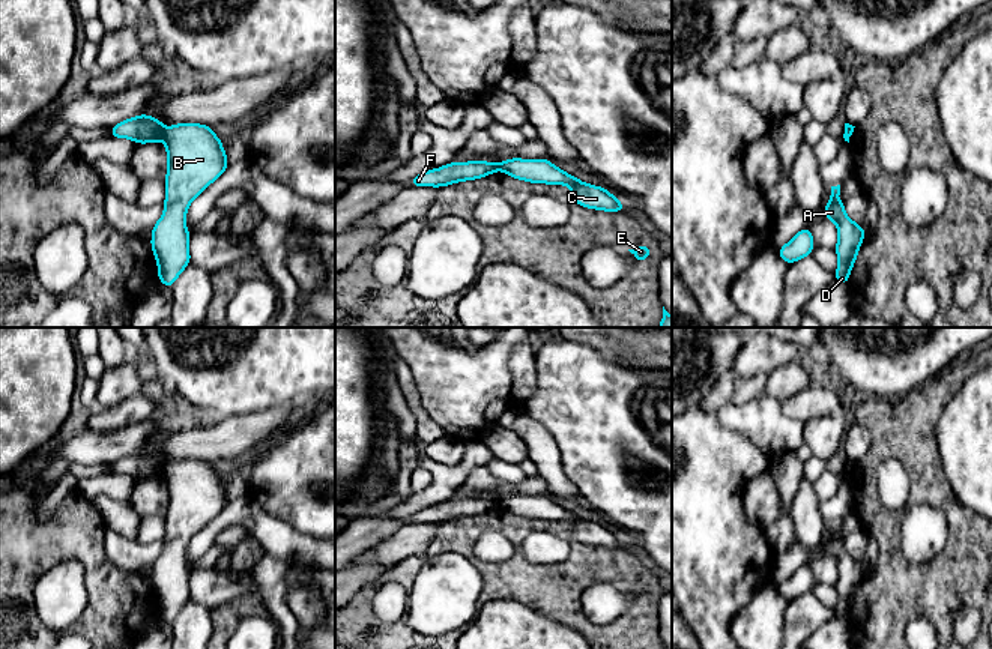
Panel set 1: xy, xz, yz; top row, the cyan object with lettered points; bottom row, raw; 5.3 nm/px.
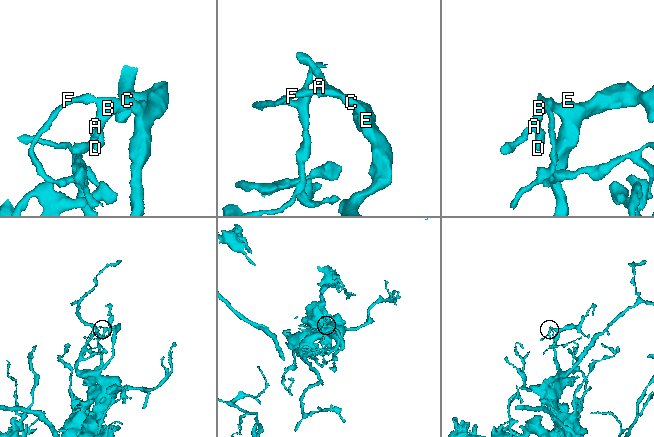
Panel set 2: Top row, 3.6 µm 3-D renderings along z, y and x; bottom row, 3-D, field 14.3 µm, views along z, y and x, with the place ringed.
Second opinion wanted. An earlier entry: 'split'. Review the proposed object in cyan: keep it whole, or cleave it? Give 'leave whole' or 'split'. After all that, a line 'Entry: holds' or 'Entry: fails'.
split
Entry: holds

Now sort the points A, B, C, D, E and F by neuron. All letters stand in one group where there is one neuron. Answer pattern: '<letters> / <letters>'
A B C D E / F

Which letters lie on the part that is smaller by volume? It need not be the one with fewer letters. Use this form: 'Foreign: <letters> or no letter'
Foreign: F

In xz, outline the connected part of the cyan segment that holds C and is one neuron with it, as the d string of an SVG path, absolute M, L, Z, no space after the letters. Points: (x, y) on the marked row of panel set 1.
M511 158L505 162L499 162L499 167L504 173L519 180L528 180L531 183L568 185L571 188L573 203L588 209L606 212L622 212L625 209L625 204L618 201L606 188L583 183L544 158Z

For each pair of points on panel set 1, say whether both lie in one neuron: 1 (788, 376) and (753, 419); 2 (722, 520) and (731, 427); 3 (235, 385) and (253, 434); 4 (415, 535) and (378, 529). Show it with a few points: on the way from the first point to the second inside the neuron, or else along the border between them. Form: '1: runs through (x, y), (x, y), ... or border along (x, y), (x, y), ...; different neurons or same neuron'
1: border along (761, 394), (774, 397), (786, 415), (800, 418); different neurons
2: runs through (722, 498), (722, 452), (725, 449); same neuron
3: border along (280, 404), (271, 409), (211, 418); different neurons
4: runs through (406, 535), (387, 534); same neuron

